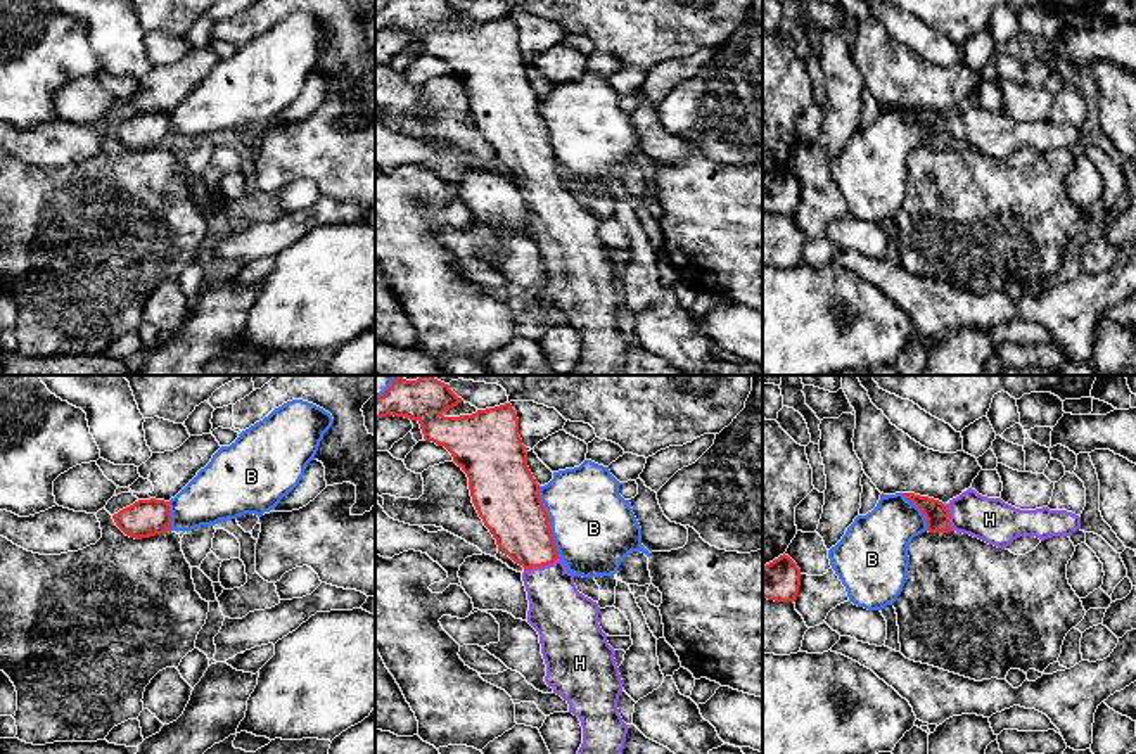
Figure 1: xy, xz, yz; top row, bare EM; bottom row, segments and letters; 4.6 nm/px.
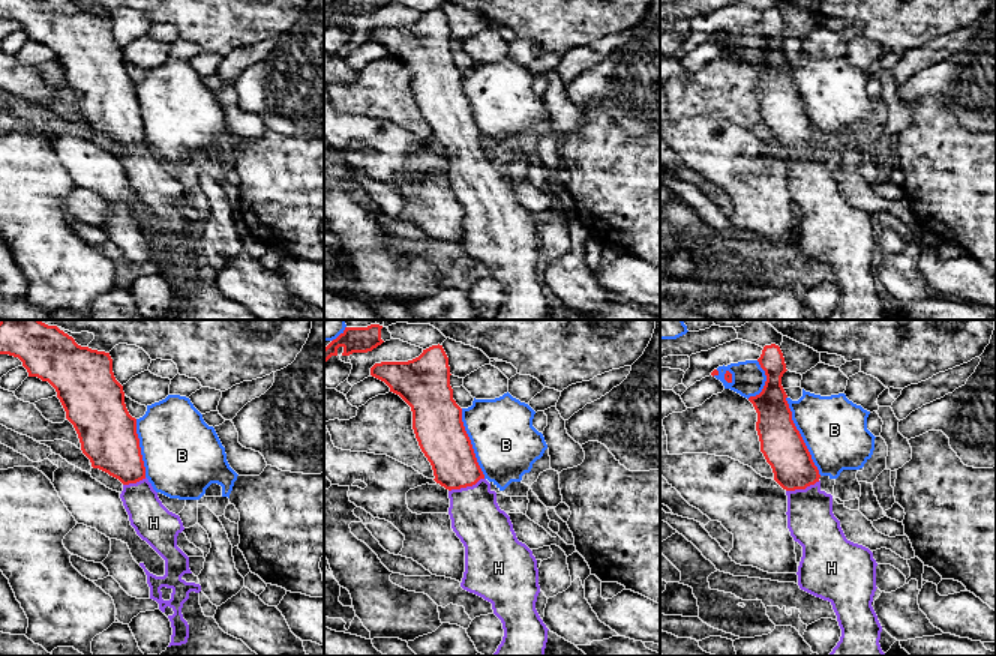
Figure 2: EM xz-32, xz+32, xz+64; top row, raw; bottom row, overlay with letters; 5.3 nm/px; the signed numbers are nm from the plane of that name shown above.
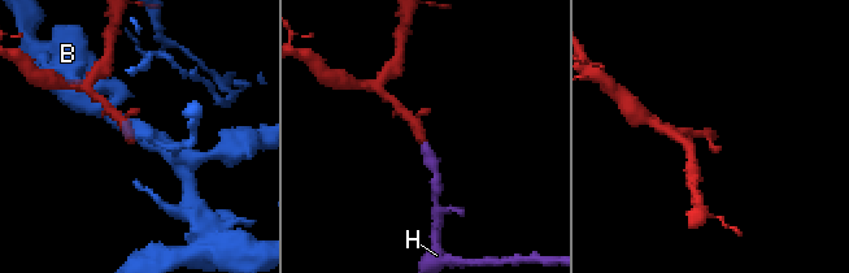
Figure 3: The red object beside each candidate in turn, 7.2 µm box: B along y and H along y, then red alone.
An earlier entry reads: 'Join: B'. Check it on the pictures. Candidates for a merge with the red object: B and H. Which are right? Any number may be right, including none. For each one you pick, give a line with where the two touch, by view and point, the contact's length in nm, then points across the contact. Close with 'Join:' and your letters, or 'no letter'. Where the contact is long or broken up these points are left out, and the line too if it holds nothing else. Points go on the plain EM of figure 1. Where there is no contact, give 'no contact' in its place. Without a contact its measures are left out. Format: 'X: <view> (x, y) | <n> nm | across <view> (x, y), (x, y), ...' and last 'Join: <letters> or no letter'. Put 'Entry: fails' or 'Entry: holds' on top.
Entry: fails
H: xz (542, 178) | 180 nm | across xz (517, 132), (542, 178), (561, 227)
Join: H

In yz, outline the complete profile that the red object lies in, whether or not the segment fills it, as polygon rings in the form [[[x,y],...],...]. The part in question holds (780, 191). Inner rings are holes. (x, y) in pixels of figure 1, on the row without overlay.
[[[780,168],[763,180],[763,211],[795,214],[801,188],[797,176],[788,168]]]

